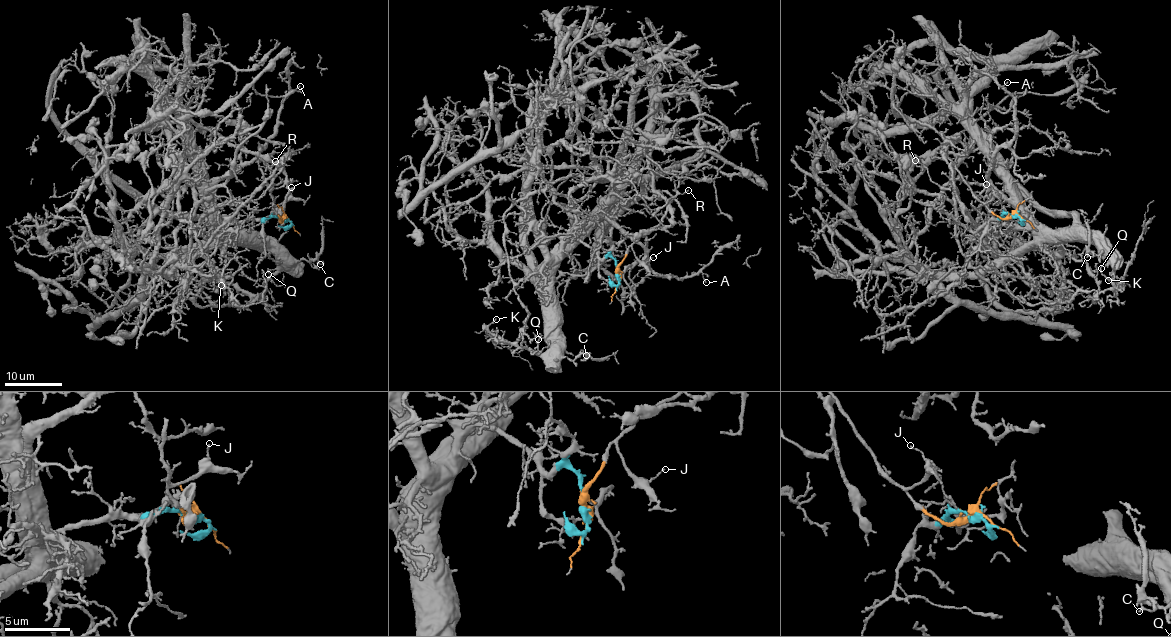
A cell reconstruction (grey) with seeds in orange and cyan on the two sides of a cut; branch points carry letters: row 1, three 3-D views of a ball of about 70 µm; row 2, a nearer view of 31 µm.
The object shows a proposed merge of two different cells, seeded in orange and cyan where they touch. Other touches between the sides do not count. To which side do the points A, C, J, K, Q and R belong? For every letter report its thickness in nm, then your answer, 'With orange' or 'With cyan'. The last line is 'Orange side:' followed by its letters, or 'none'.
A: Thickness 120 nm. With cyan
C: Thickness 140 nm. With cyan
J: Thickness 100 nm. With orange
K: Thickness 120 nm. With cyan
Q: Thickness 130 nm. With cyan
R: Thickness 120 nm. With orange
Orange side: J, R

